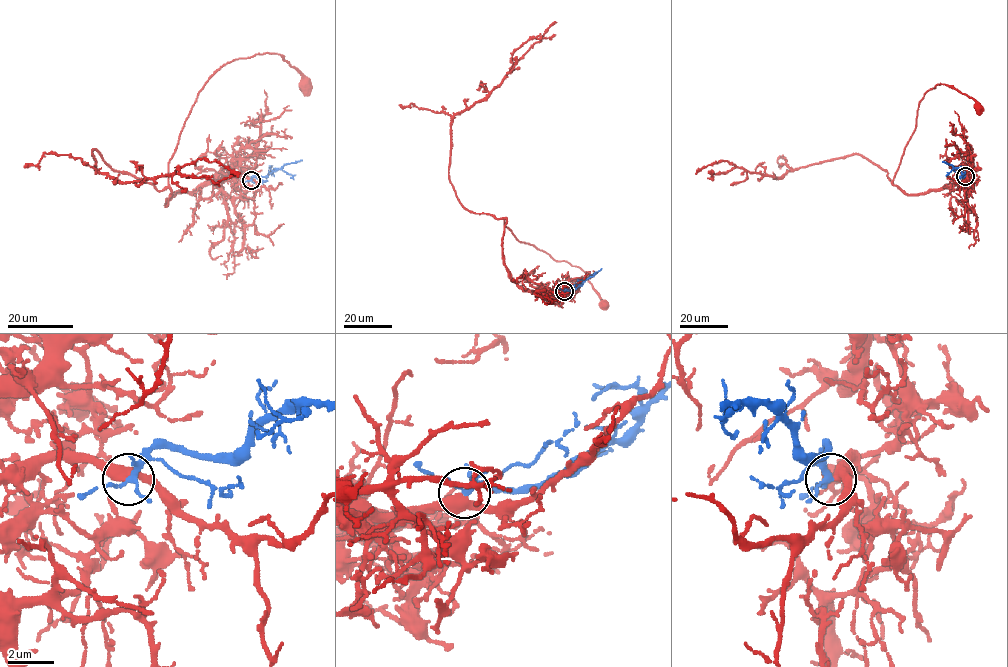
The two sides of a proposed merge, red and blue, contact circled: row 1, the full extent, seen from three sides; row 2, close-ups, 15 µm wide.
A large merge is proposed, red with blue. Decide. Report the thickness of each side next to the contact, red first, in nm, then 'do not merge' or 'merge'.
440/180 nm | merge

